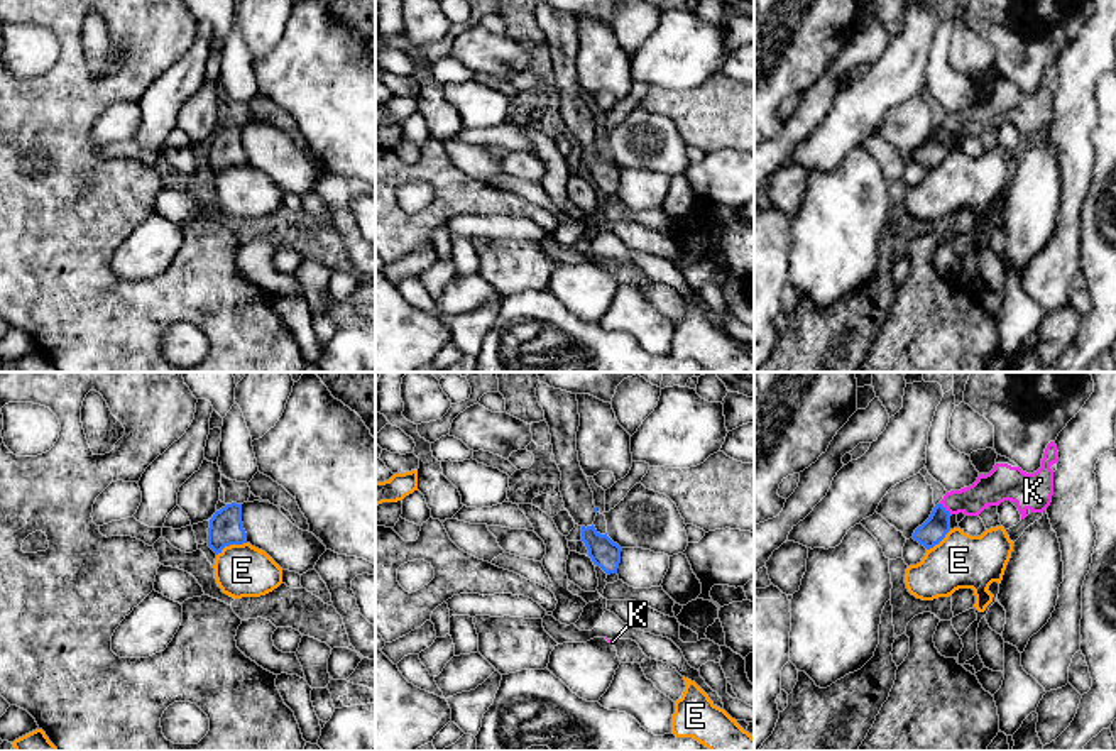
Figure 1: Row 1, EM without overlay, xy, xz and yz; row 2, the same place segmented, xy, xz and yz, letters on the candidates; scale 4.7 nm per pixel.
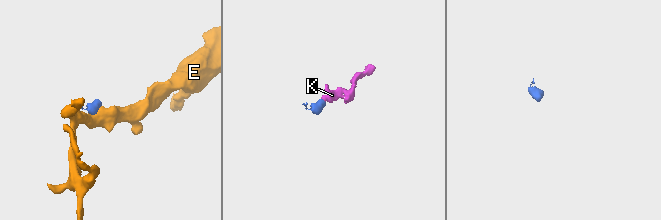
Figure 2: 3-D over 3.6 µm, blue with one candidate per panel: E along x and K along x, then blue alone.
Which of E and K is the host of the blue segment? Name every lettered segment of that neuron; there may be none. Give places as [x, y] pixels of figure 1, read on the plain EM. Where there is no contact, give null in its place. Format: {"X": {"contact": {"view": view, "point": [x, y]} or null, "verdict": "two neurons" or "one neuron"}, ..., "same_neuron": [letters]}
{"E": {"contact": {"view": "xy", "point": [230, 164]}, "verdict": "two neurons"}, "K": {"contact": {"view": "yz", "point": [946, 131]}, "verdict": "one neuron"}, "same_neuron": ["K"]}

